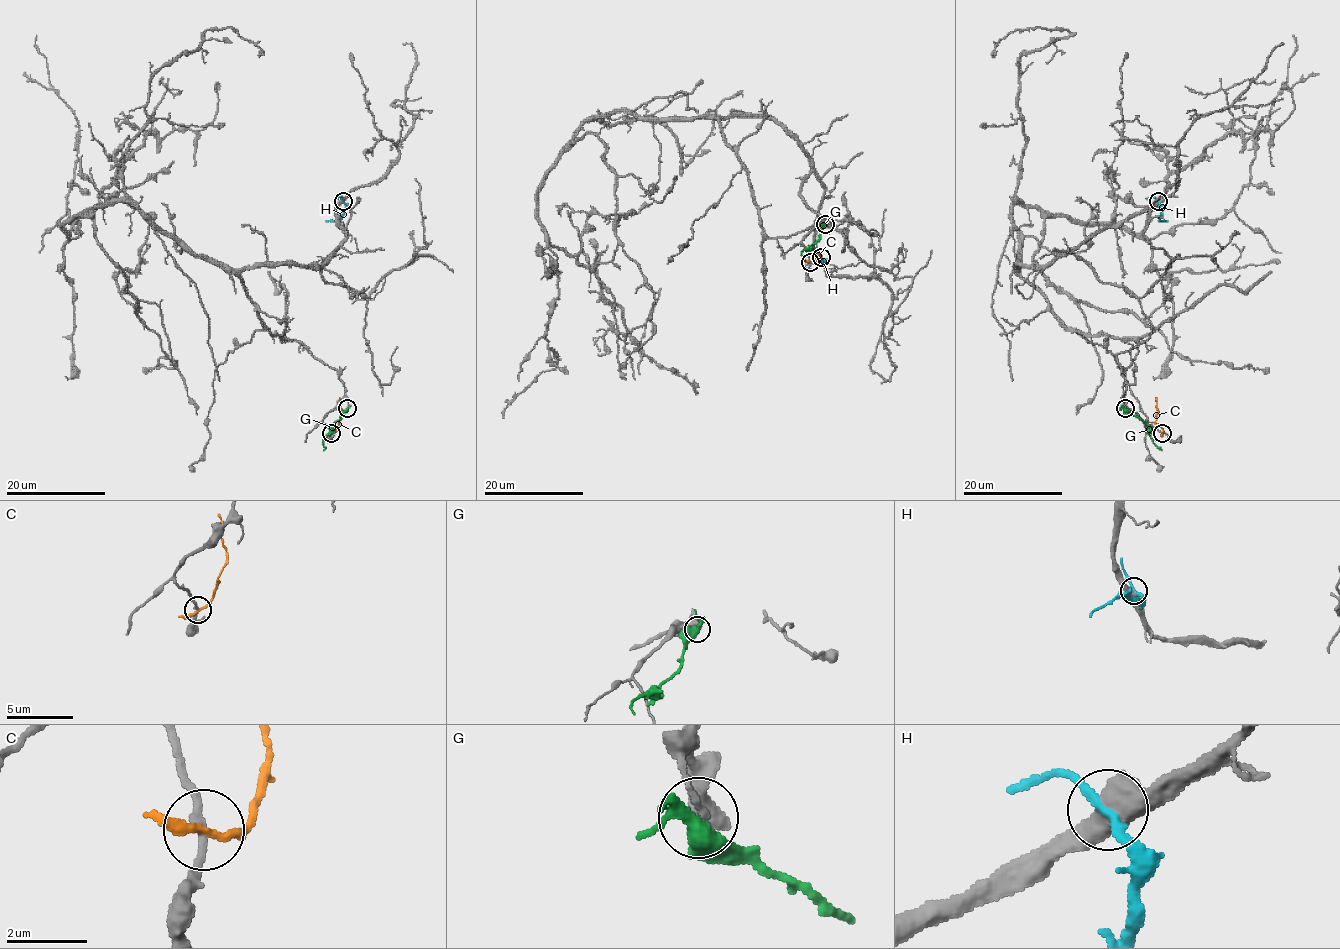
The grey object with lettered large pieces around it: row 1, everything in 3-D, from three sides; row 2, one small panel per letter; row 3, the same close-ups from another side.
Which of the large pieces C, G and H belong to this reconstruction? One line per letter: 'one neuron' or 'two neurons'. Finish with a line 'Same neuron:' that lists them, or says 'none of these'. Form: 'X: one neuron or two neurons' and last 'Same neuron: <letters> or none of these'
C: two neurons
G: two neurons
H: two neurons
Same neuron: none of these

